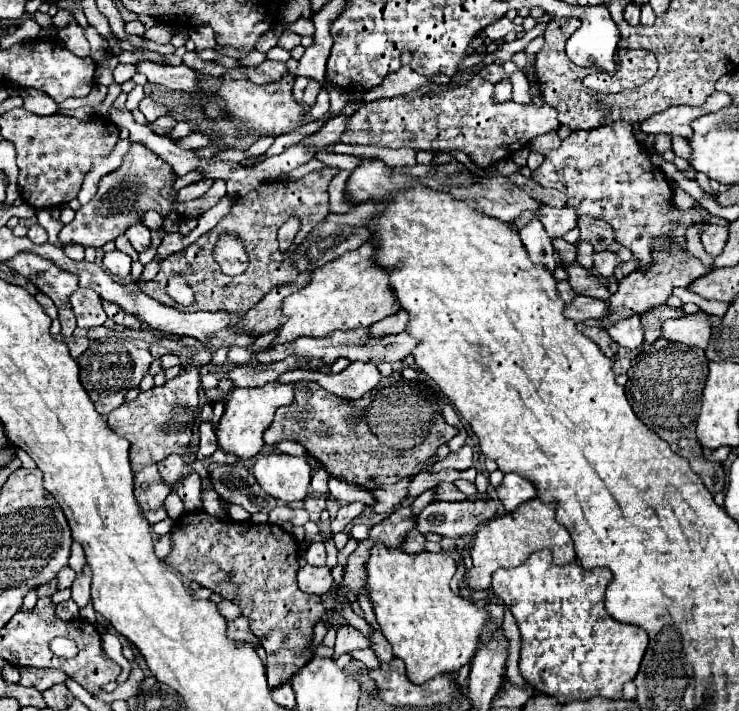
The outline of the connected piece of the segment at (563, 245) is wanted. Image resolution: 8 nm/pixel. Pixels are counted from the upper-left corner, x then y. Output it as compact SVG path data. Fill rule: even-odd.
M558 238L558 240L552 240L552 246L554 246L554 250L558 252L558 266L560 266L560 262L562 262L562 264L572 264L572 262L576 260L574 244L568 244L566 240Z

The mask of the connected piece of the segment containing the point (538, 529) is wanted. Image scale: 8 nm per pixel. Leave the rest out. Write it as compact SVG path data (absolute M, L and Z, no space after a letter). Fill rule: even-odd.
M538 498L522 504L518 510L508 512L504 516L494 516L488 524L480 526L472 540L470 540L470 556L472 556L472 568L466 574L466 584L472 592L476 590L488 590L494 570L498 568L512 568L522 564L532 552L538 552L542 548L552 550L554 564L570 564L576 560L572 538L568 530L554 520L554 504L542 504ZM504 548L510 548L508 554Z

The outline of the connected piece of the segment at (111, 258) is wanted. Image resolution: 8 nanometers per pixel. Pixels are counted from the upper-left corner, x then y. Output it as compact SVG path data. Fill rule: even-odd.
M114 250L114 252L108 252L104 256L104 266L114 274L114 276L120 276L120 278L126 278L130 274L130 266L132 266L132 260L128 254L120 252L120 250Z

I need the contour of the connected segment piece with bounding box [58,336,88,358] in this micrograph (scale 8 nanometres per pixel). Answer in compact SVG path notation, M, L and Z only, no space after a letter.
M60 336L58 340L62 340L64 344L68 344L72 358L78 358L88 348L88 338L64 338L64 336Z

